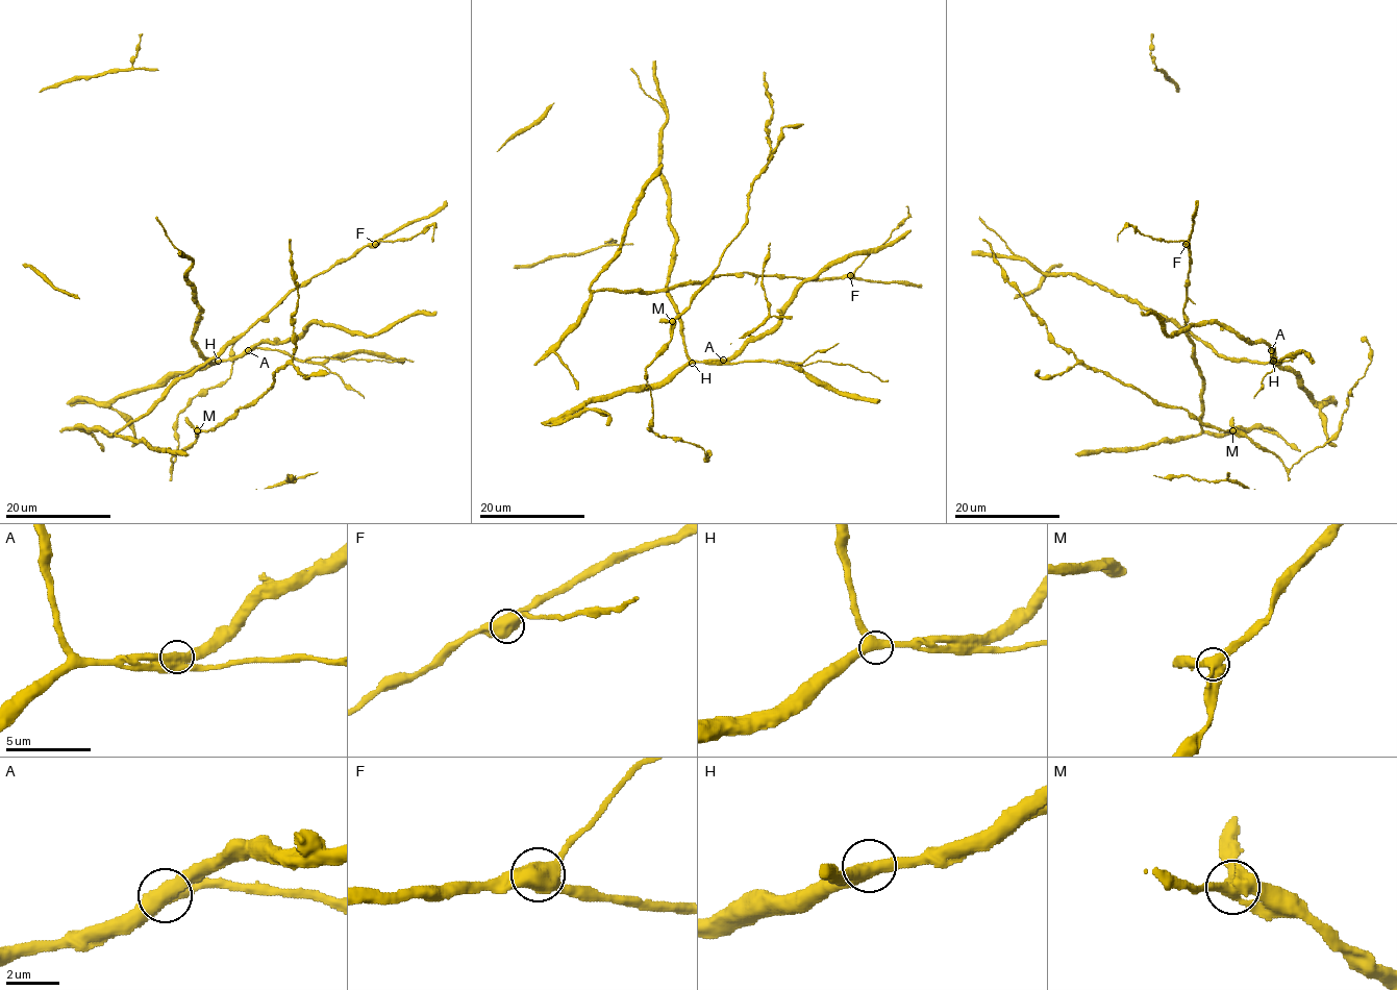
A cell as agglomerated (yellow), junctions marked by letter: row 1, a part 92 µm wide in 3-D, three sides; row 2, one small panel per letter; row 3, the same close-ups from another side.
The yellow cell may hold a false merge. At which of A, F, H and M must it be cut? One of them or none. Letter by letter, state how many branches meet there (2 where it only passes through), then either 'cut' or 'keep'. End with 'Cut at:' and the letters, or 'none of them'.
A: 3 | keep
F: 3 | keep
H: 3 | keep
M: 3 | keep
Cut at: none of them

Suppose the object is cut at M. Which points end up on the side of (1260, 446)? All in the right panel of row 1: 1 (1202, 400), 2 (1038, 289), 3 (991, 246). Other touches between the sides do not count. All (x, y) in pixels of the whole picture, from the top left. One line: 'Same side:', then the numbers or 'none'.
Same side: 1, 2

